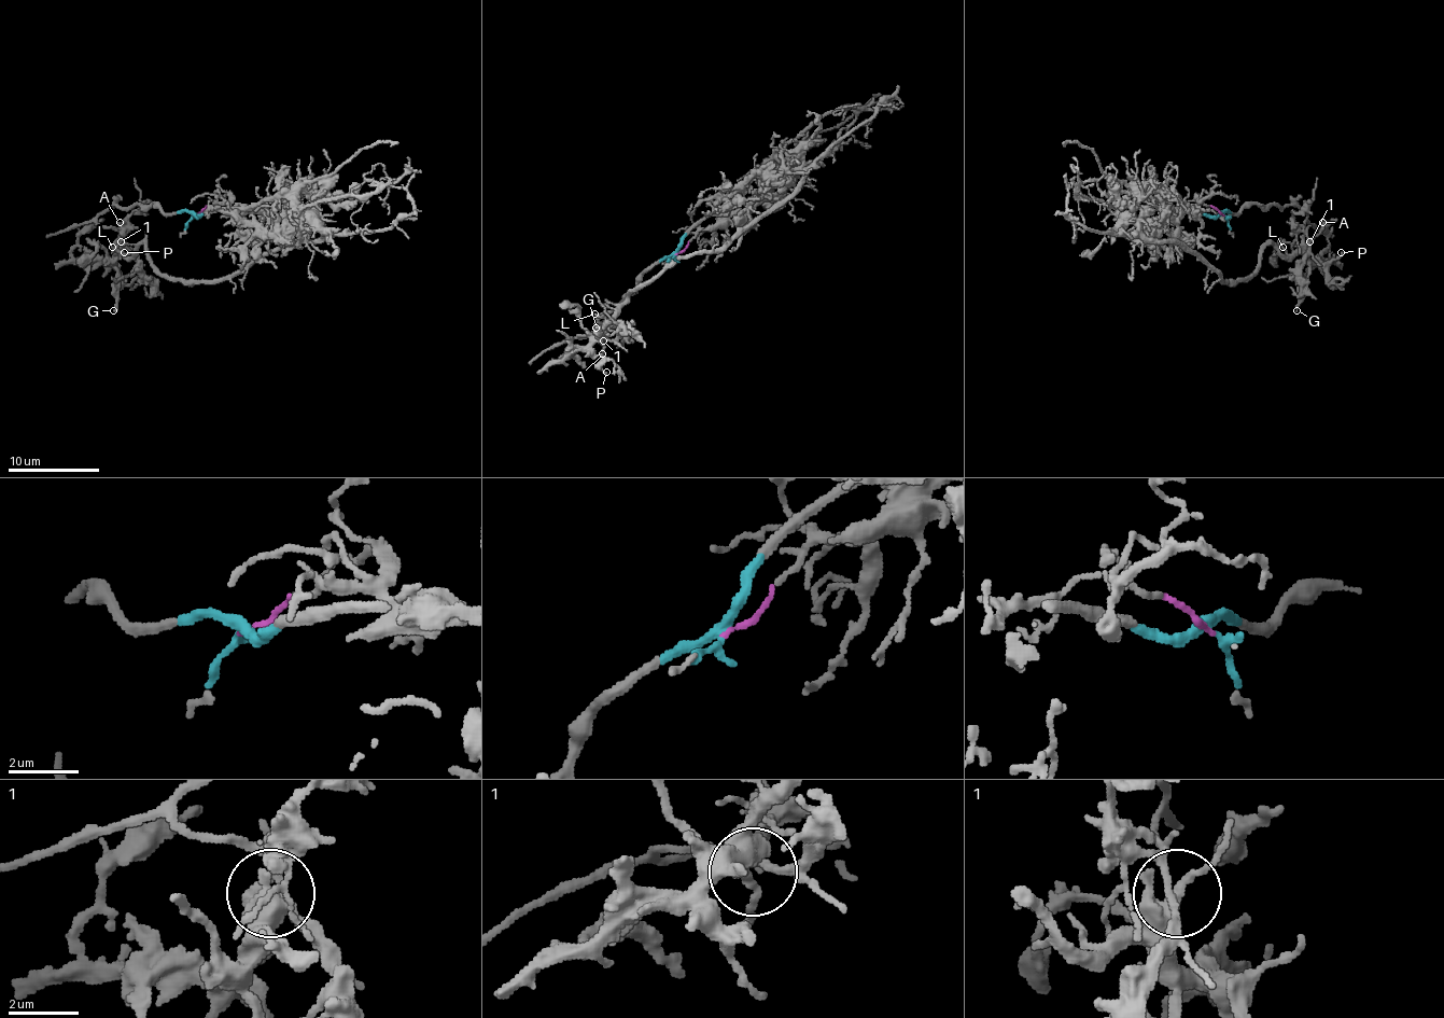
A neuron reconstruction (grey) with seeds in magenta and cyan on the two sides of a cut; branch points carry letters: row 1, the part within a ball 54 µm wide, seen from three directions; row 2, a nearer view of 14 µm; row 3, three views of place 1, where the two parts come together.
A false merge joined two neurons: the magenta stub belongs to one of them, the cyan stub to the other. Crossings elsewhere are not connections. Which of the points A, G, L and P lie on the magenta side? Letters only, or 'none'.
A, G, L, P

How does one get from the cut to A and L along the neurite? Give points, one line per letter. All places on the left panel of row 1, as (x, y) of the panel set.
A: (194, 214), (216, 204), (262, 212), (276, 251), (233, 276), (173, 281), (143, 245), (121, 251), (118, 222)
L: (194, 214), (216, 204), (262, 212), (276, 251), (233, 276), (173, 281), (143, 245), (128, 255), (112, 247)

